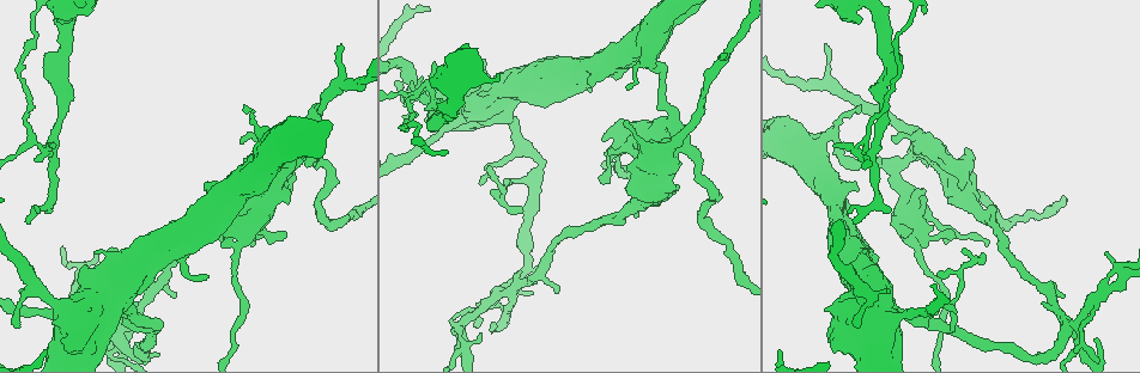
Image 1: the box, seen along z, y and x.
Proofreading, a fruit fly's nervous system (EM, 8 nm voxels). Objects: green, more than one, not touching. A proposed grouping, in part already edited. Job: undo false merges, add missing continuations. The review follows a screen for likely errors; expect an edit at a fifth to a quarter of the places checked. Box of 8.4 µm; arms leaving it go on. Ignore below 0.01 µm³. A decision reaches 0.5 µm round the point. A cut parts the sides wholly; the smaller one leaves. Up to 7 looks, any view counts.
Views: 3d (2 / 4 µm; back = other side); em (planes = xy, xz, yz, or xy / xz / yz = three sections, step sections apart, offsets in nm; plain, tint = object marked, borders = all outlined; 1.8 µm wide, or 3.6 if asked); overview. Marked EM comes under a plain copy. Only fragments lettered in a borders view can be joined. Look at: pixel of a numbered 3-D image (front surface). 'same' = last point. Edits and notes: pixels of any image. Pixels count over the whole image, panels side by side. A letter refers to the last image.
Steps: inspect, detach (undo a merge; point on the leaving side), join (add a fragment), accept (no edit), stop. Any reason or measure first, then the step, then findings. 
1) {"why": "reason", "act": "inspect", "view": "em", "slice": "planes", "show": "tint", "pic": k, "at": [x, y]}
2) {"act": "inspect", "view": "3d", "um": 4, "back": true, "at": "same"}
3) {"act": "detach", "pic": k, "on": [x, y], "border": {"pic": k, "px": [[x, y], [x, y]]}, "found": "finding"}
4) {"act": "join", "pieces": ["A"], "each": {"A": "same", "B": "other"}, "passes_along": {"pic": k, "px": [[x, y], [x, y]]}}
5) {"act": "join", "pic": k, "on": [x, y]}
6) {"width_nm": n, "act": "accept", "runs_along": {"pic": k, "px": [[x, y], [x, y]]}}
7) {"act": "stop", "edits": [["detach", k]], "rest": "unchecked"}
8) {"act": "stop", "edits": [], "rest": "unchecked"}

{"why": "sharp bend", "act": "inspect", "view": "em", "slice": "xy", "step": 8, "show": "tint", "pic": 1, "at": [1120, 276]}

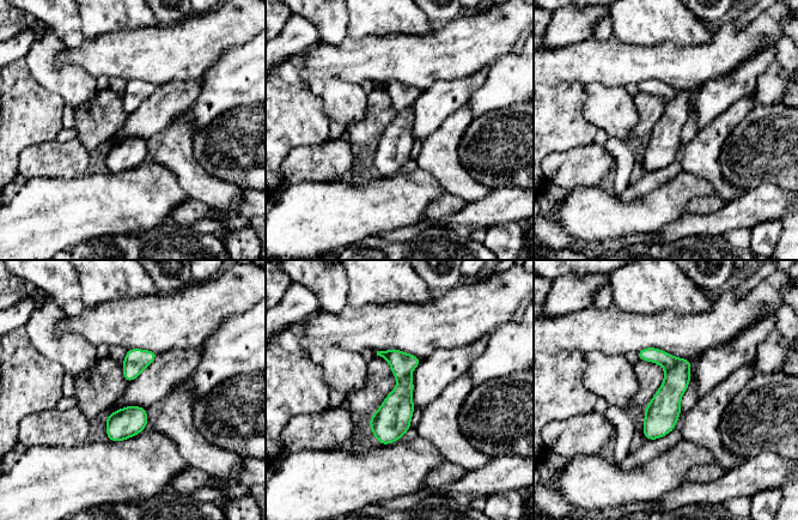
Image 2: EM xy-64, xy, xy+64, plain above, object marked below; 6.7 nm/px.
{"act": "inspect", "view": "em", "slice": "planes", "show": "borders", "at": "same"}

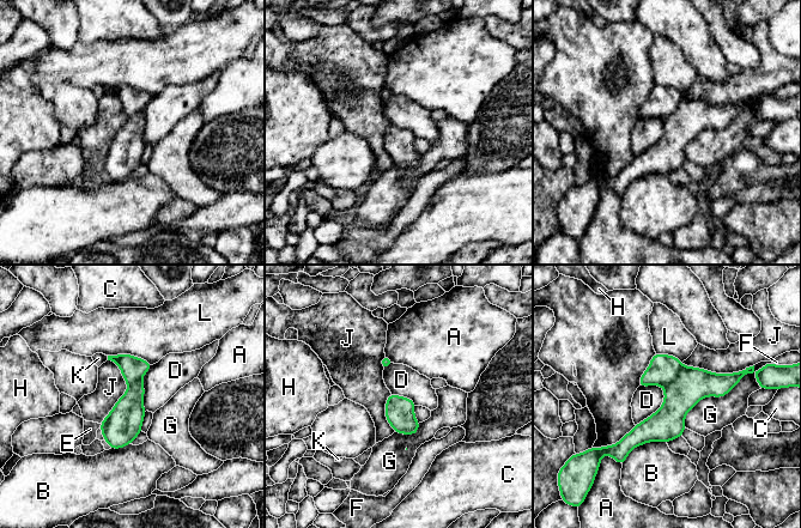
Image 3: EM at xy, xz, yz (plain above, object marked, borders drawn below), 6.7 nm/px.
{"width_nm": 190, "act": "detach", "pic": 3, "on": [662, 369], "each": {"A": "other", "B": "other", "C": "other", "D": "other", "E": "other", "F": "other", "G": "other", "H": "other", "J": "other", "K": "other", "L": "other"}, "border": {"pic": 3, "px": [[681, 365], [678, 374], [663, 387]]}, "found": "two cells meet here"}

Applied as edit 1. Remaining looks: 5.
{"act": "inspect", "view": "overview"}

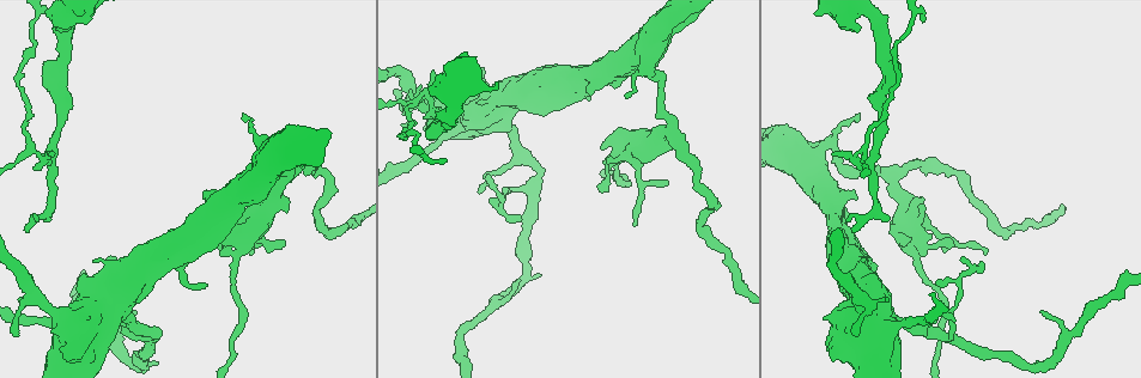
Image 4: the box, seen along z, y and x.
{"why": "abrupt turn", "act": "inspect", "view": "3d", "um": 4, "pic": 4, "at": [845, 171]}

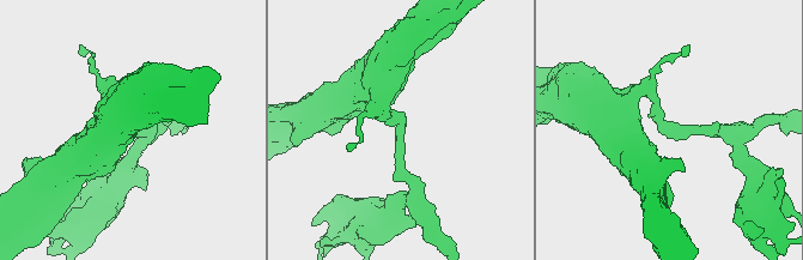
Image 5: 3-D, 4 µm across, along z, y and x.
{"act": "inspect", "view": "em", "slice": "planes", "show": "tint", "pic": 5, "at": [669, 127]}

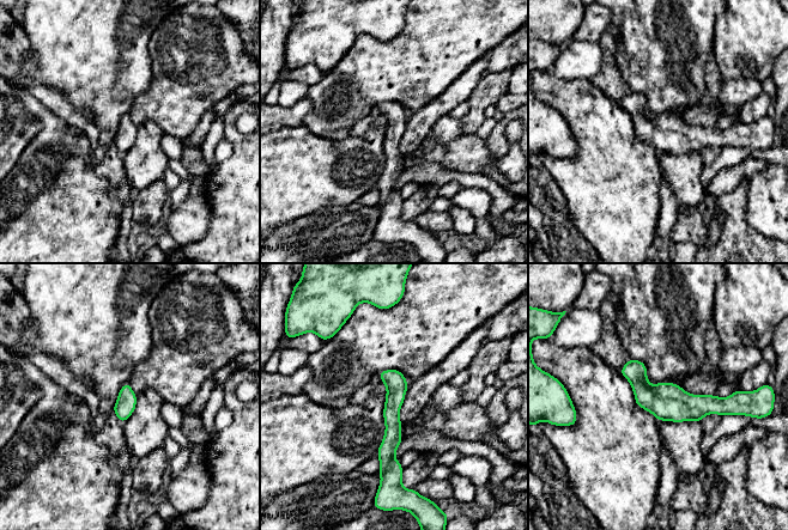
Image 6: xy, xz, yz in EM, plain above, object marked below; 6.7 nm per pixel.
{"act": "inspect", "view": "em", "slice": "planes", "show": "borders", "at": "same"}

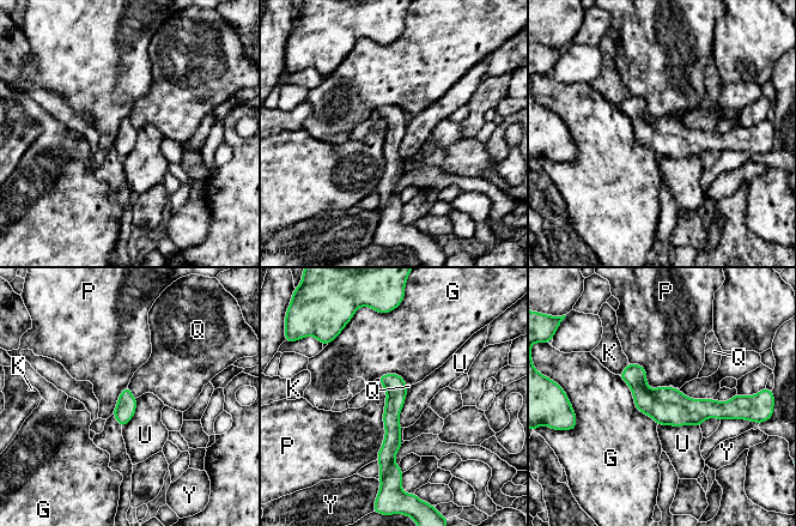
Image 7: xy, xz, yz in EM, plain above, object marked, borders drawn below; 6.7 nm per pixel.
{"longest_contact_nm": ["P", 500], "act": "accept", "each": {"G": "other", "K": "other", "P": "other", "Q": "other", "U": "other", "Y": "other"}, "runs_along": {"pic": 7, "px": [[624, 375], [658, 404], [734, 407]]}, "found": "one cell here"}

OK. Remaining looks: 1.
{"act": "stop", "edits": [["detach", 3]], "rest": "unchecked"}

